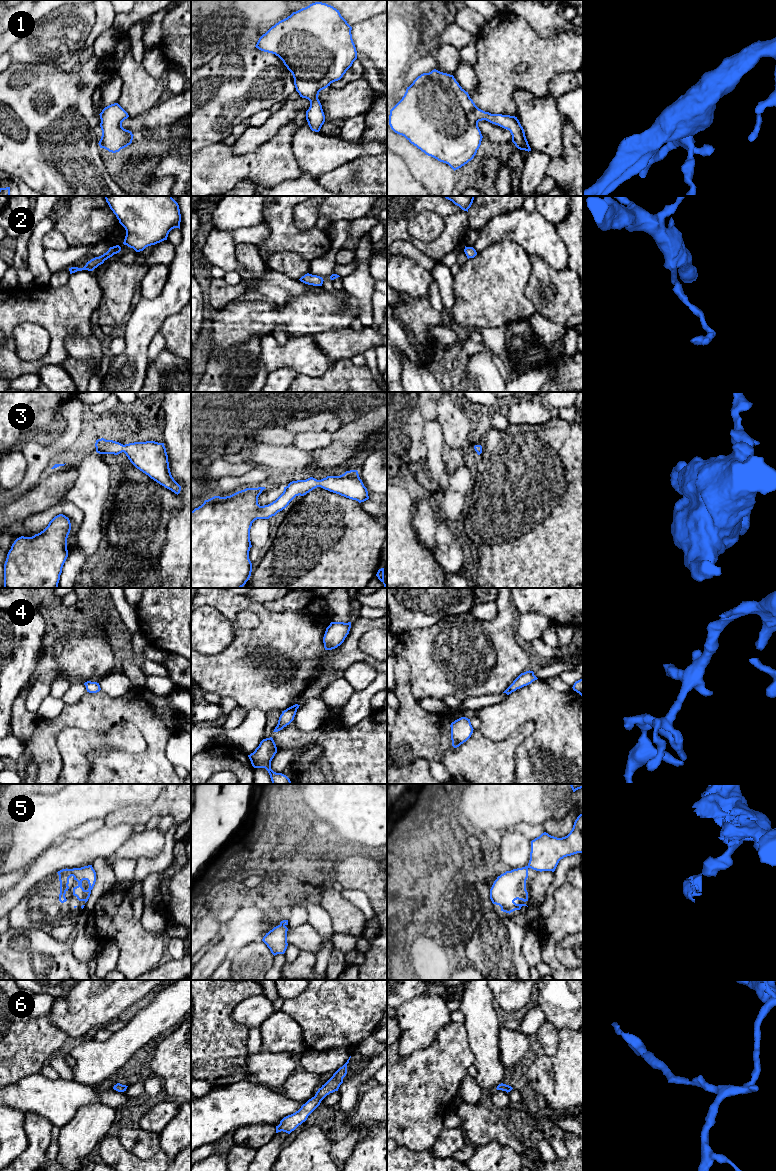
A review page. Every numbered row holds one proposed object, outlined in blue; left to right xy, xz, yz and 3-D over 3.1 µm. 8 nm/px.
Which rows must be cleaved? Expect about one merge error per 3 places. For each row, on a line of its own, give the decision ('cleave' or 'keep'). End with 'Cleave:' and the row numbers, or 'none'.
1: keep
2: keep
3: keep
4: keep
5: cleave
6: keep
Cleave: 5

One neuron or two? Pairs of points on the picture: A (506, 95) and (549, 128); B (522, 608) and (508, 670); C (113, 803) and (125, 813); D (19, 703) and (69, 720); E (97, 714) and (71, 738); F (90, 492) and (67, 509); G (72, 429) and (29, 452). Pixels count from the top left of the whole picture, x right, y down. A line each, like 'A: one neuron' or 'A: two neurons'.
A: two neurons
B: two neurons
C: two neurons
D: two neurons
E: two neurons
F: two neurons
G: one neuron

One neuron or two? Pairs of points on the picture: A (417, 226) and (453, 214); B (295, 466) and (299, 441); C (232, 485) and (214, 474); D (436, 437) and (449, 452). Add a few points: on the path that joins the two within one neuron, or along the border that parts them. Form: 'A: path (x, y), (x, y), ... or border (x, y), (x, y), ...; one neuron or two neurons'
A: border (424, 209), (444, 223), (433, 240); two neurons
B: border (293, 443), (299, 448), (311, 452); two neurons
C: border (243, 474), (224, 476), (217, 482), (214, 488); two neurons
D: border (445, 444), (443, 459), (447, 469); two neurons

